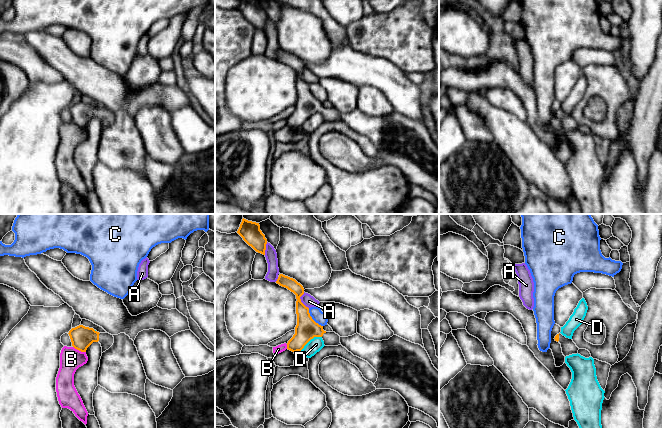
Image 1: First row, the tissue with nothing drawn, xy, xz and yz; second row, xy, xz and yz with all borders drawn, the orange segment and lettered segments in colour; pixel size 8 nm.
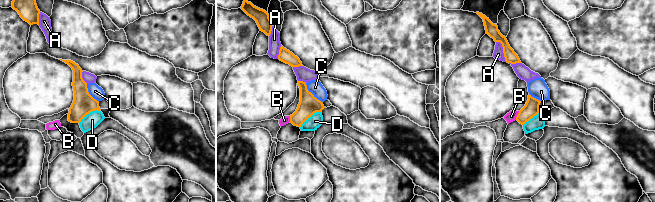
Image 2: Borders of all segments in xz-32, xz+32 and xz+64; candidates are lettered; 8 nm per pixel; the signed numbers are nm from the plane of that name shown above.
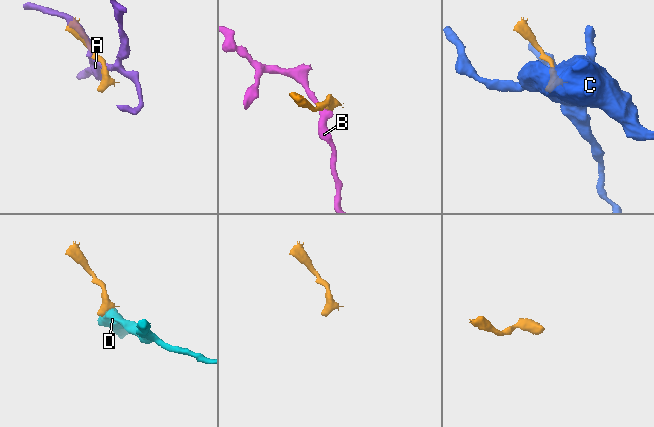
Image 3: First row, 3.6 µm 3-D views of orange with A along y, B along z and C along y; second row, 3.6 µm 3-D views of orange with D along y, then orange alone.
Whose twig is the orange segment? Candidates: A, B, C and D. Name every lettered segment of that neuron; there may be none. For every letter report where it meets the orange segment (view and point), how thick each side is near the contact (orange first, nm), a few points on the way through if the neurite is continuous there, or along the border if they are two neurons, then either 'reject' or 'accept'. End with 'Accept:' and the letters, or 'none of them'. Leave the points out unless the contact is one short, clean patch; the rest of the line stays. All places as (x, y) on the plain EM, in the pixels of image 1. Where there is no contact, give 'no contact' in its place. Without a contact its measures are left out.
A: meets orange in xz at (300, 76); 180 nm thick on the orange side, 100 nm on the other; reject
B: meets orange in xy at (79, 126); 180 nm thick on the orange side, 180 nm on the other; border along xy (73, 122), (85, 128); reject
C: meets orange in xz at (311, 94); 180 nm thick on the orange side, 100 nm on the other; border along xz (308, 84), (309, 91), (322, 102); reject
D: meets orange in xz at (310, 115); 180 nm thick on the orange side, 110 nm on the other; border along xz (321, 112), (315, 112), (300, 126); reject
Accept: none of them

